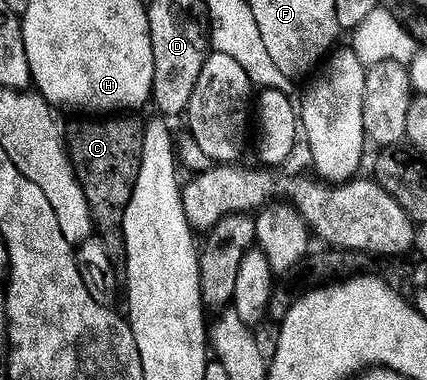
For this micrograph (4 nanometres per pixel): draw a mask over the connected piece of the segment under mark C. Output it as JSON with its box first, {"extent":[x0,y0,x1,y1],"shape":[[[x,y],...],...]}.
{"extent":[64,114,143,270],"shape":[[[118,114],[113,117],[115,120],[82,118],[79,124],[72,125],[70,129],[67,127],[64,132],[66,153],[70,155],[70,165],[74,167],[76,178],[84,190],[84,198],[88,198],[94,232],[110,251],[110,261],[115,270],[126,263],[122,223],[128,198],[132,198],[132,186],[136,186],[142,153],[143,125],[128,117]]]}

